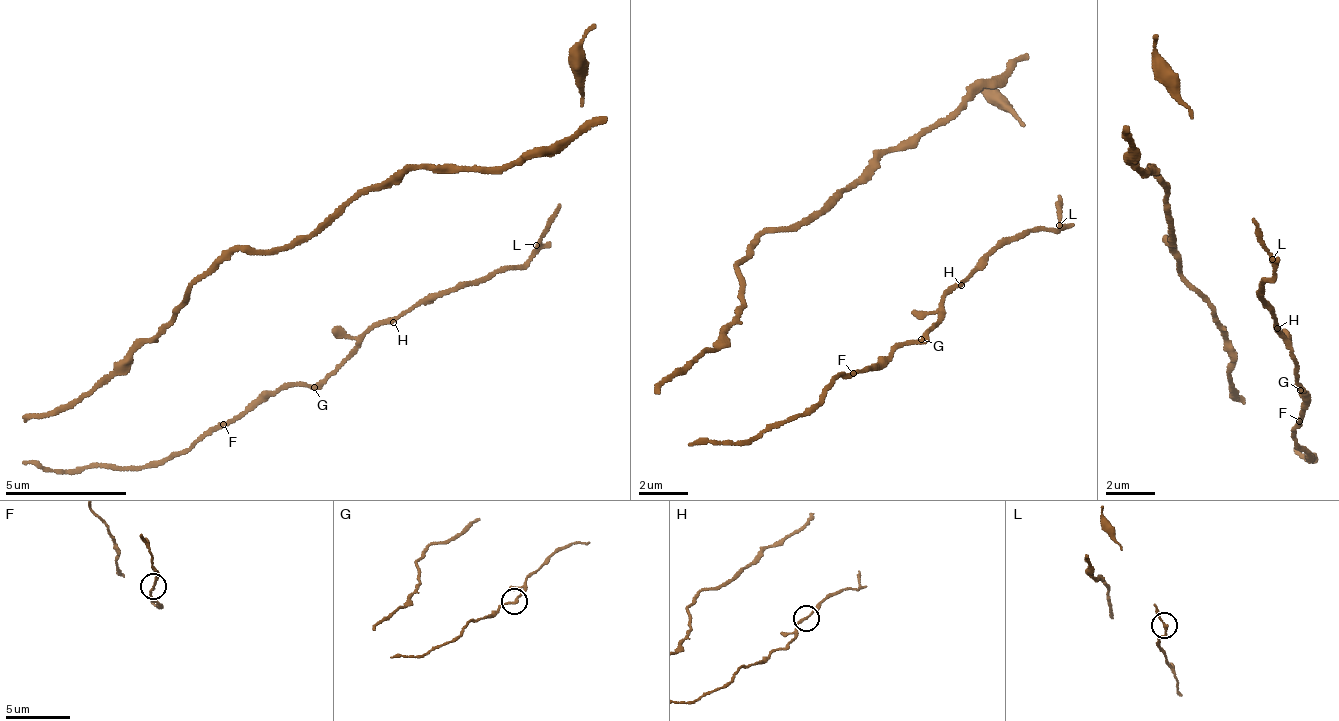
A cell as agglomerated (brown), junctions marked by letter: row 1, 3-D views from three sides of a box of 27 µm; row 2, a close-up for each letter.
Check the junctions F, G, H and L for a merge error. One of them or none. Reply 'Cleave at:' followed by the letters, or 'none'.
Cleave at: L

